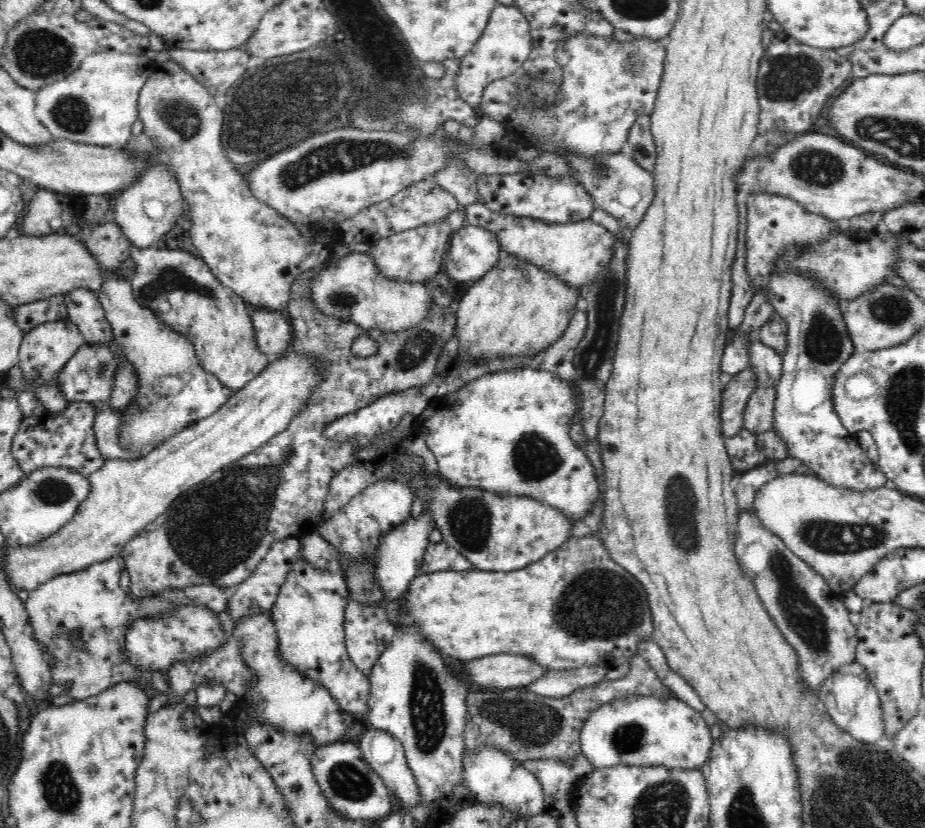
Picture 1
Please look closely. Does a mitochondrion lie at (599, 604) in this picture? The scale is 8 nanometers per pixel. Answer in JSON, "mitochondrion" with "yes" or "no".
{"mitochondrion":"yes"}

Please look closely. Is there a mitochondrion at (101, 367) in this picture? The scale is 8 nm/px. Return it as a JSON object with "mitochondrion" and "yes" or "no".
{"mitochondrion":"yes"}

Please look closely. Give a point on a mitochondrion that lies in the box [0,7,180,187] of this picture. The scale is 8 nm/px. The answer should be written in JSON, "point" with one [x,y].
{"point":[39,53]}

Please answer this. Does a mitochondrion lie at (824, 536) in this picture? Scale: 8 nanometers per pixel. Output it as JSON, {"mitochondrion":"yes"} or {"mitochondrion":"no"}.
{"mitochondrion":"yes"}

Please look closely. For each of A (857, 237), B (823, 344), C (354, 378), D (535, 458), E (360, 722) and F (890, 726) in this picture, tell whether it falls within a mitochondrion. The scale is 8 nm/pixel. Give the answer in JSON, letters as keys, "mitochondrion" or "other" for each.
{"A":"other","B":"mitochondrion","C":"other","D":"mitochondrion","E":"other","F":"other"}

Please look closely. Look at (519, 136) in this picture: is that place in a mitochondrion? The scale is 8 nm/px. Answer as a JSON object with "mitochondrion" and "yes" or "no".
{"mitochondrion":"no"}

